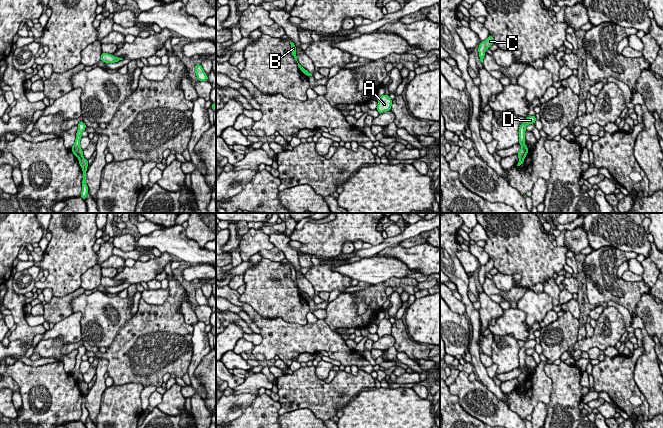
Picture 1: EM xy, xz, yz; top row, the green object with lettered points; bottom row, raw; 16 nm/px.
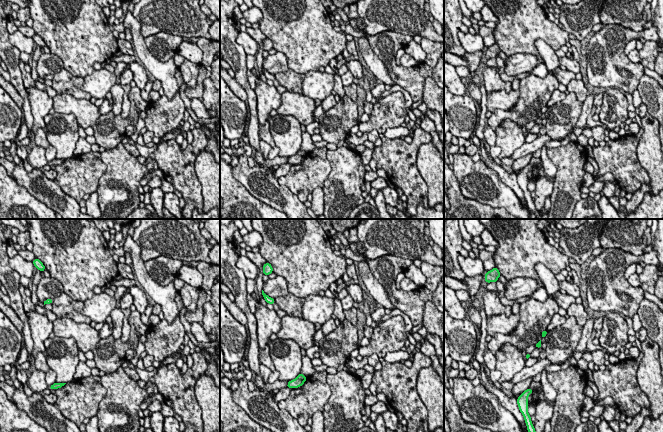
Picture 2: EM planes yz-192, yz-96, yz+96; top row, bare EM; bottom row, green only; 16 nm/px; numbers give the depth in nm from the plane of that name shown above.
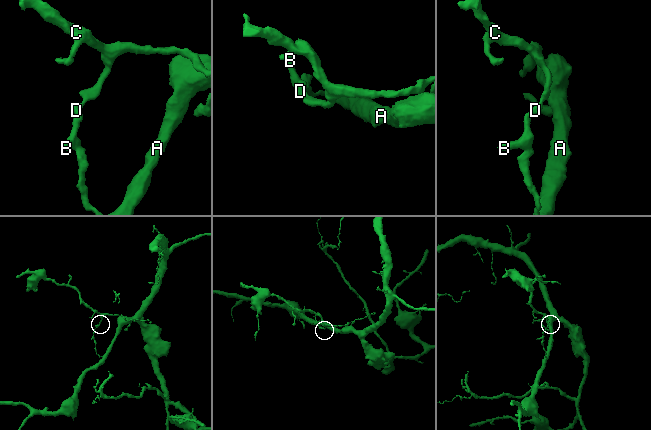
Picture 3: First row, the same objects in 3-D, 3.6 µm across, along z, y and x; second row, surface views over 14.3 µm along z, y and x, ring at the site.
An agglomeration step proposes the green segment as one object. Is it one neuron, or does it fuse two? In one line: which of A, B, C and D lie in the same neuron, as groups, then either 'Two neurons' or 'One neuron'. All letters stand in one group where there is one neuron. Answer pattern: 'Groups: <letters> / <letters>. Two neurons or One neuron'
Groups: A / B C D. Two neurons

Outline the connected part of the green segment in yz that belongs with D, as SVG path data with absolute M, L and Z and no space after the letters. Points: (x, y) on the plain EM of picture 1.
M535 339L528 340L527 342L525 342L525 345L521 347L519 350L519 368L522 370L522 372L517 377L519 384L522 382L525 382L528 377L528 370L524 368L526 364L525 363L525 356L526 356L525 351L529 348L535 348L536 344L537 343Z

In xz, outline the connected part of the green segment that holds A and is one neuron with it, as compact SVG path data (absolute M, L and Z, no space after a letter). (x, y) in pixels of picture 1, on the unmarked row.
M384 318L380 320L377 326L377 335L379 336L379 338L385 335L391 335L392 323L389 321L389 319Z

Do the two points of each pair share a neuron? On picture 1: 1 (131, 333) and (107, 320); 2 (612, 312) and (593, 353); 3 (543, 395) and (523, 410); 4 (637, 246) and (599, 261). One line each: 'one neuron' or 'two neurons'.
1: two neurons
2: two neurons
3: one neuron
4: two neurons

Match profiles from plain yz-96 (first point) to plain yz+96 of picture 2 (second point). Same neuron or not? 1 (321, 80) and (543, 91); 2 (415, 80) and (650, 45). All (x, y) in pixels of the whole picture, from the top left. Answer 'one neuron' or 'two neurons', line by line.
1: one neuron
2: two neurons

